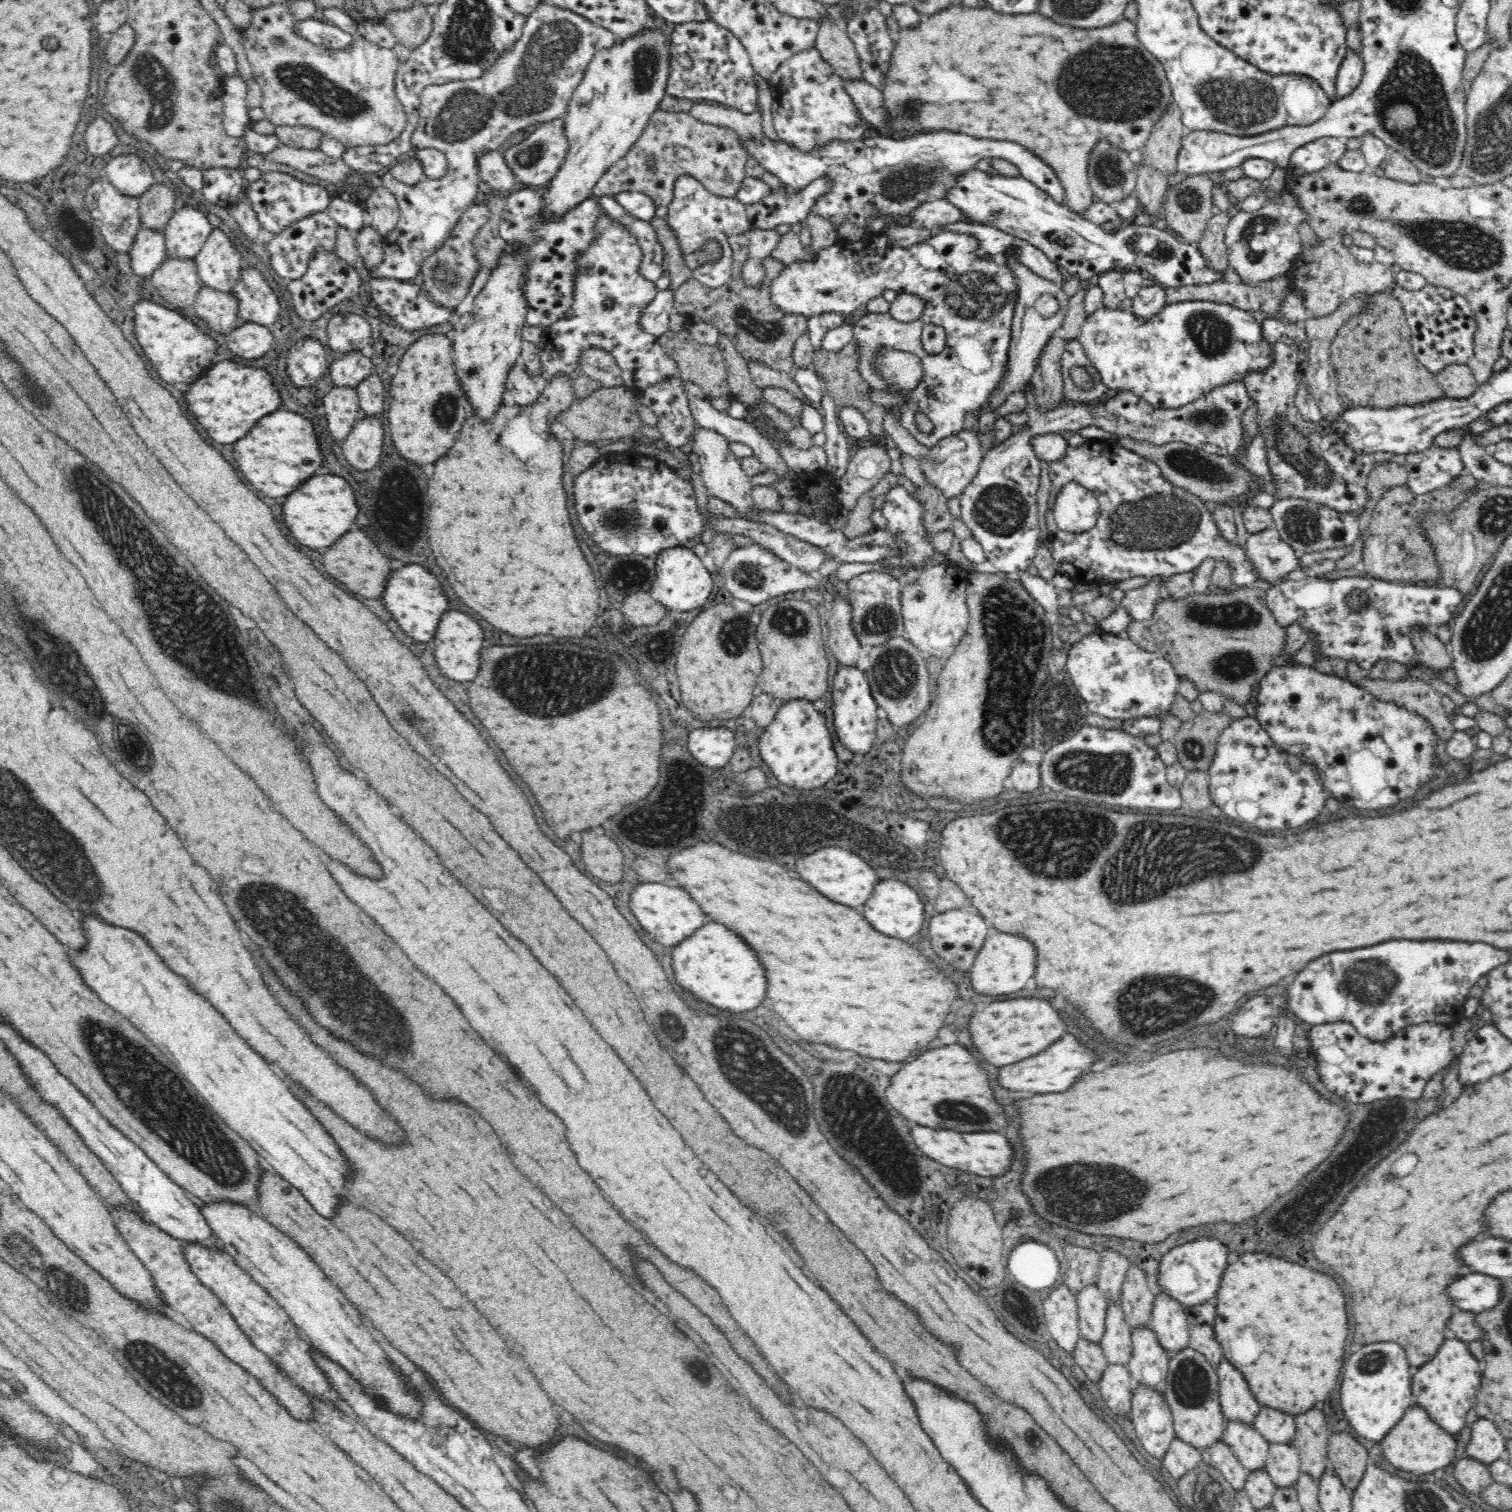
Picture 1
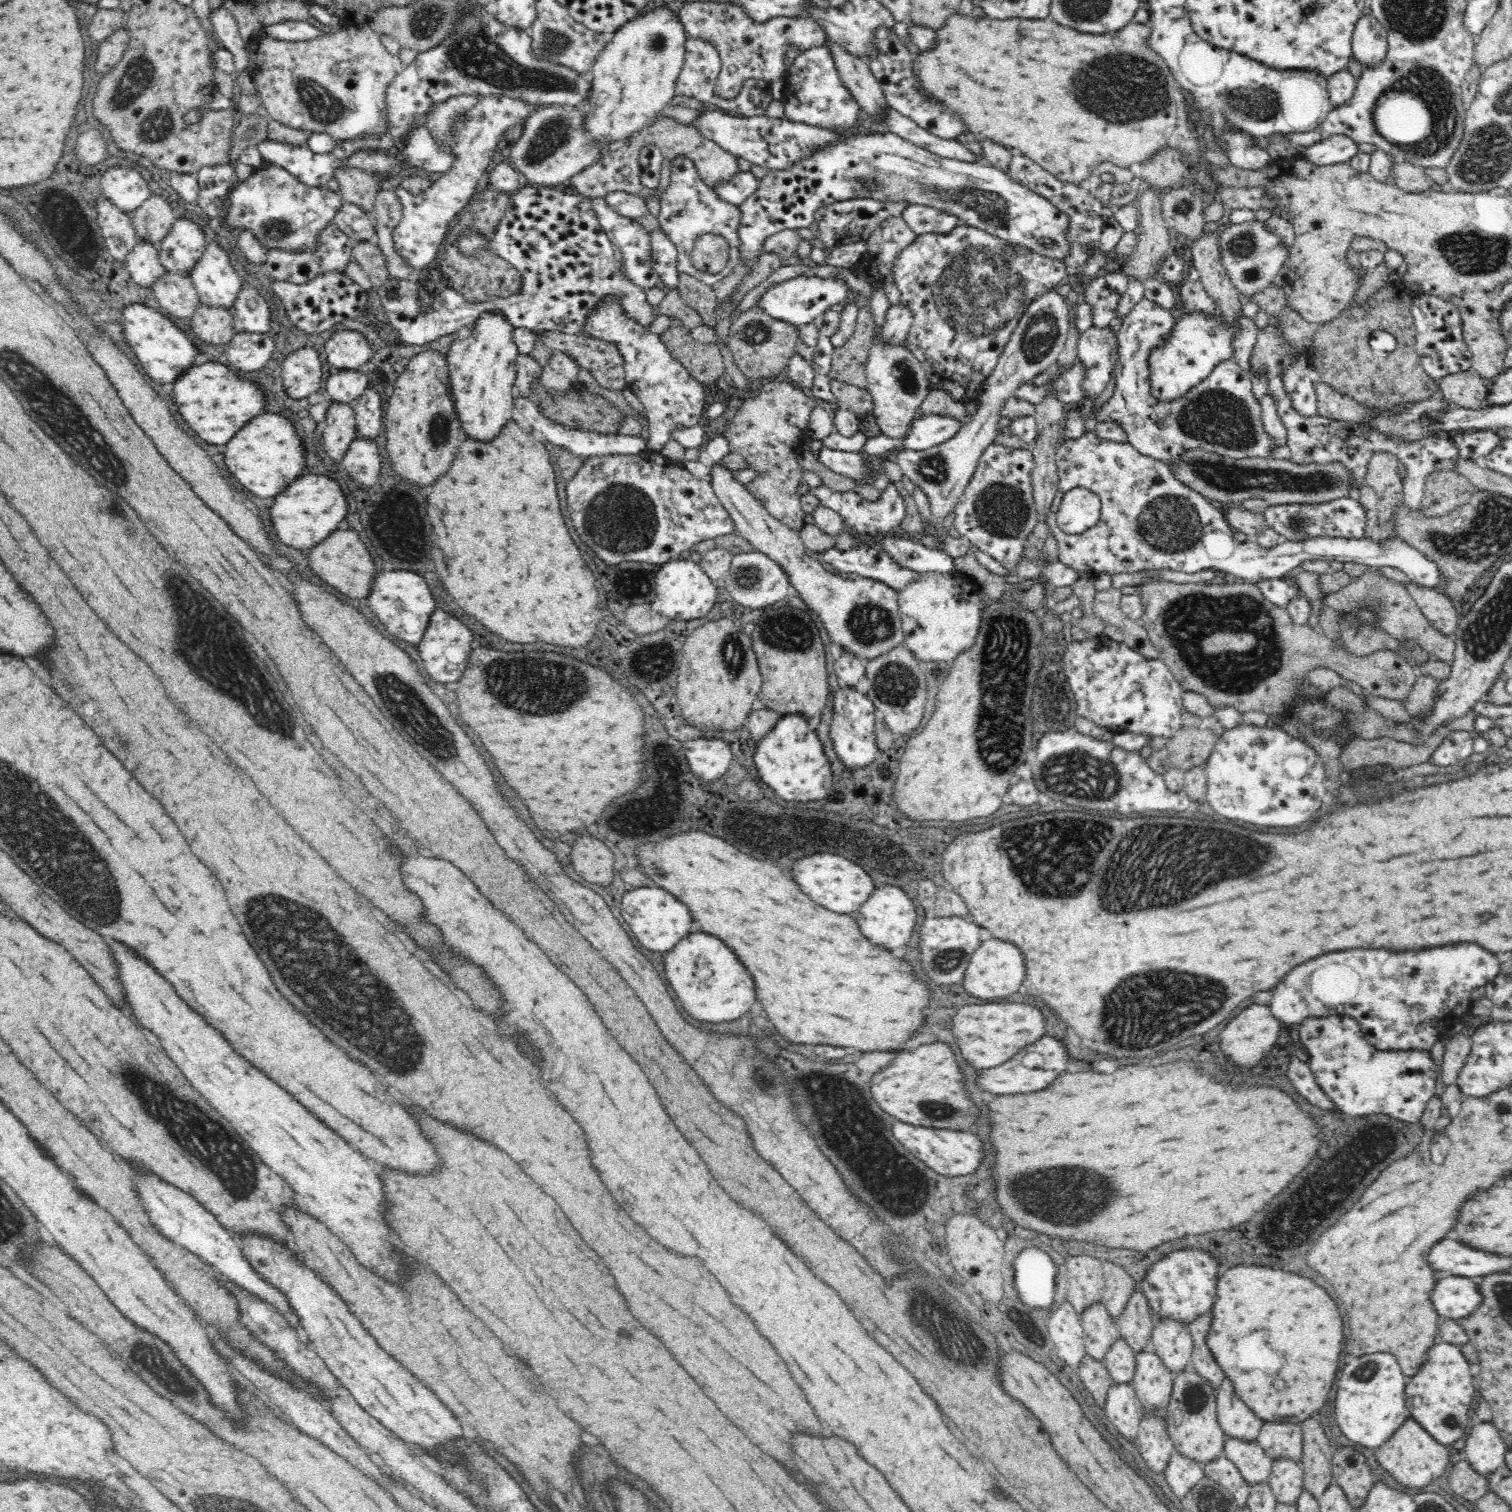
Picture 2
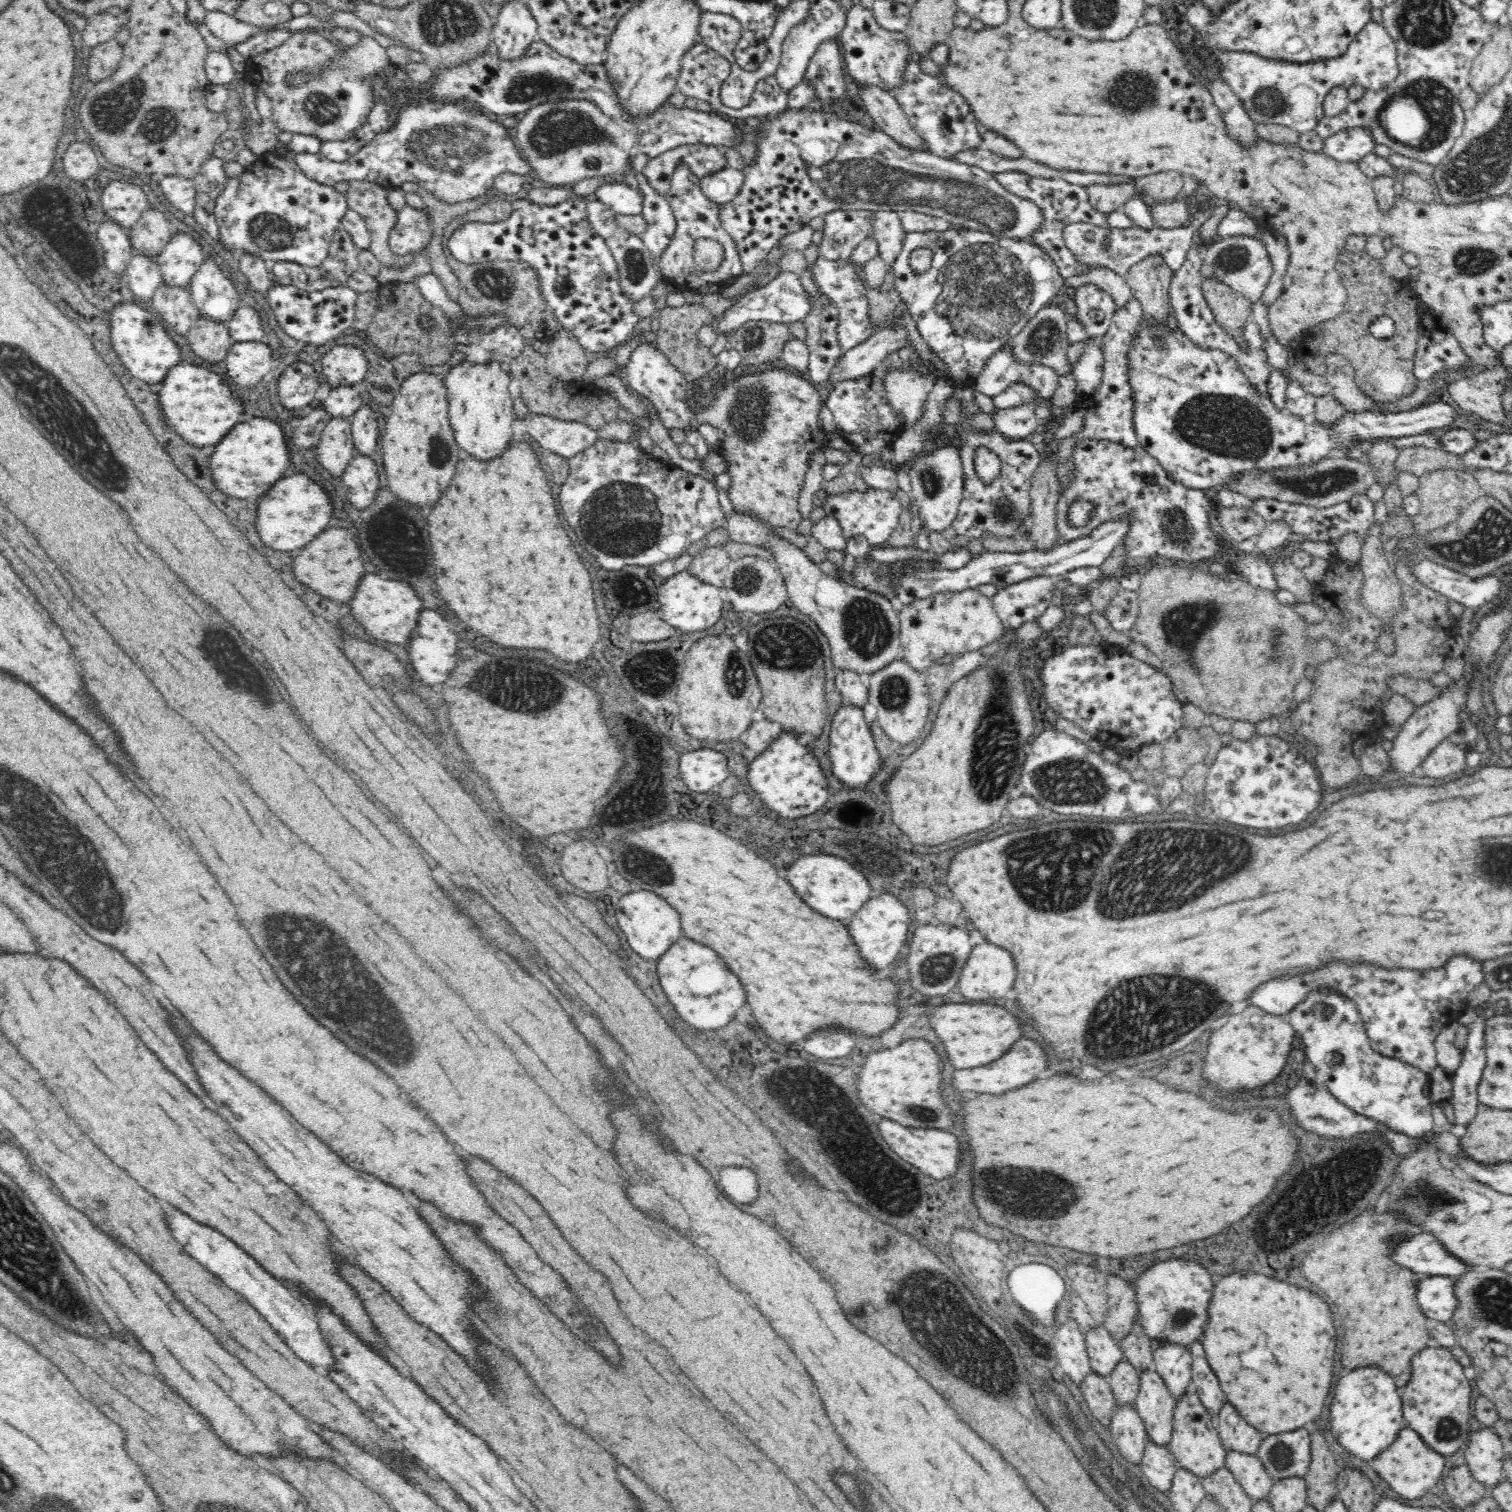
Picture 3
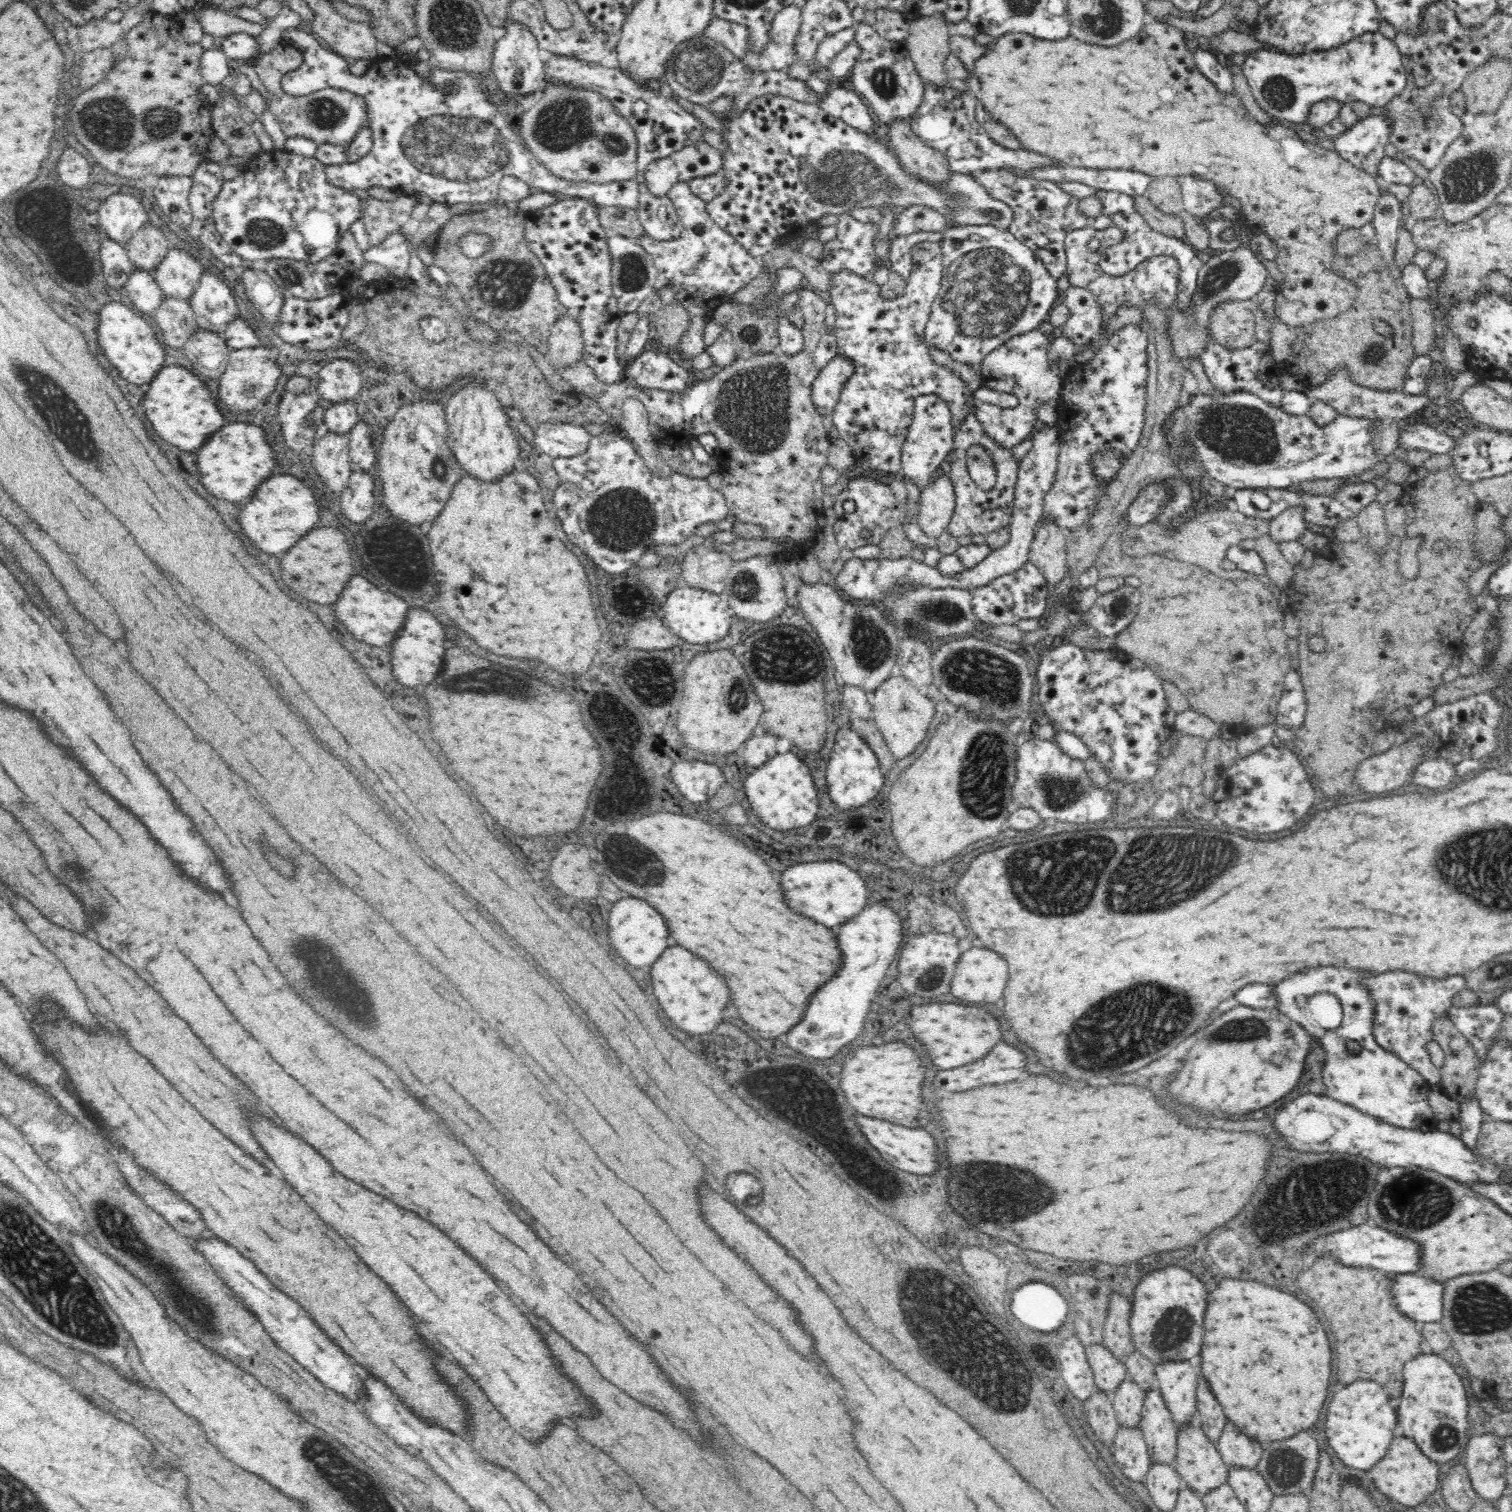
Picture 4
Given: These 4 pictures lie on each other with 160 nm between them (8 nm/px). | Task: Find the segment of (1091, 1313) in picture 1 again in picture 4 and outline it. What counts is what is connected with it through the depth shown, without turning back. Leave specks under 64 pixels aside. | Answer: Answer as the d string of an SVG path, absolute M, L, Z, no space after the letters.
M1103 1344L1090 1345L1085 1353L1097 1390L1112 1397L1119 1384L1128 1379L1125 1363L1118 1361Z

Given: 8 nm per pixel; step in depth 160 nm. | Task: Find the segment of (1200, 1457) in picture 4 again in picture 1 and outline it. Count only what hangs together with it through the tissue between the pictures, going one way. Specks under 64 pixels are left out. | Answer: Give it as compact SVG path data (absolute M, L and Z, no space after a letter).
M1187 1347L1172 1355L1168 1365L1164 1397L1173 1416L1175 1437L1186 1442L1190 1447L1204 1450L1223 1440L1227 1421L1220 1409L1218 1388L1217 1369L1196 1349Z

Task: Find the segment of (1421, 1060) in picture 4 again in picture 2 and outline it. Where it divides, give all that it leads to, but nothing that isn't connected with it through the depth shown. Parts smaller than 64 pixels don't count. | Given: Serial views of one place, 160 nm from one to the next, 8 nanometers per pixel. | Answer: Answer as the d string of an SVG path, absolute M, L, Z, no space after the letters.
M1452 944L1452 946L1444 946L1444 948L1430 948L1430 950L1420 950L1420 952L1390 952L1390 950L1344 950L1344 952L1330 952L1330 954L1324 954L1324 956L1318 956L1318 958L1312 958L1296 968L1292 968L1292 972L1288 972L1288 976L1284 976L1284 980L1280 982L1282 988L1275 988L1275 994L1268 1003L1269 1009L1272 1014L1282 1023L1284 1026L1288 1024L1299 1024L1302 1020L1310 1018L1310 1016L1330 1016L1330 1014L1336 1015L1348 1015L1355 1018L1360 1023L1361 1031L1365 1036L1368 1043L1373 1047L1376 1047L1380 1051L1430 1051L1432 1046L1436 1044L1436 1041L1442 1038L1448 1031L1453 1028L1453 1024L1468 1016L1468 1011L1471 1007L1471 994L1474 988L1480 988L1488 984L1496 975L1499 974L1500 960L1490 954L1488 950L1476 946L1476 944Z

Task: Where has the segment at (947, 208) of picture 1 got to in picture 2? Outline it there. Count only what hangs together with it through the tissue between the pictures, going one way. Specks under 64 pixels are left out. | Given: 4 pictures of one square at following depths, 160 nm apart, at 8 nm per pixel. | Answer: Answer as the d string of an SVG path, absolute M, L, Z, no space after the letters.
M908 206L902 210L904 222L917 235L926 233L951 233L953 228L962 224L958 217L930 208L928 206Z

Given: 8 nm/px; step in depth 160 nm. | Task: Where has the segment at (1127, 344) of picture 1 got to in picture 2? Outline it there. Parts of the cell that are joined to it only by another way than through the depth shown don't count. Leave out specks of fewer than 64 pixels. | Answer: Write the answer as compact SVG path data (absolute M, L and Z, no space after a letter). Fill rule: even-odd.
M1178 313L1173 331L1167 341L1151 352L1149 358L1149 382L1151 382L1152 394L1158 400L1174 400L1182 396L1186 390L1190 390L1208 378L1210 370L1222 362L1232 359L1232 338L1234 333L1228 327L1230 319L1221 316L1219 319L1208 319L1200 313ZM1092 325L1078 338L1078 361L1084 367L1084 398L1102 394L1118 360L1117 338L1106 328Z

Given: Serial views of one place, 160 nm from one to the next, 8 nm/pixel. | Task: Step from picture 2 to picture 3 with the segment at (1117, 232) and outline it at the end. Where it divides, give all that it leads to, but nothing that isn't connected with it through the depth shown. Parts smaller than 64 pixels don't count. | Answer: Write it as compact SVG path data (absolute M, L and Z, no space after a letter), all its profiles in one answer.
M1004 172L1004 174L994 174L994 179L1005 189L1007 192L1030 200L1044 215L1044 222L1038 230L1034 230L1032 234L1028 234L1030 243L1040 247L1044 253L1050 255L1051 260L1056 264L1059 269L1059 274L1064 280L1077 276L1084 275L1087 272L1085 266L1081 266L1077 260L1072 256L1070 249L1066 247L1063 241L1063 230L1065 226L1072 223L1088 223L1095 224L1100 227L1110 227L1106 224L1106 214L1097 212L1089 204L1089 197L1087 196L1087 189L1070 184L1064 180L1043 180L1042 178L1033 178L1024 173Z

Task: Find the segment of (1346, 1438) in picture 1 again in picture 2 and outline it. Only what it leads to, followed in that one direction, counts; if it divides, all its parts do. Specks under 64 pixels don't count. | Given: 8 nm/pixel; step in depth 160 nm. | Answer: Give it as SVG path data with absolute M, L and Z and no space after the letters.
M1339 1448L1332 1459L1333 1480L1342 1488L1354 1510L1364 1506L1368 1493L1377 1480L1372 1480L1372 1472L1366 1458L1354 1448Z

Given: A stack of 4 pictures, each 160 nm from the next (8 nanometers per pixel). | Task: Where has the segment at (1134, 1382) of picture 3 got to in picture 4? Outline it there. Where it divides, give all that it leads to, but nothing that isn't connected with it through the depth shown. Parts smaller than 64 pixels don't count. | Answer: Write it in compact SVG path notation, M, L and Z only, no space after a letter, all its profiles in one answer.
M1130 1379L1119 1384L1111 1400L1120 1426L1139 1428L1145 1393Z

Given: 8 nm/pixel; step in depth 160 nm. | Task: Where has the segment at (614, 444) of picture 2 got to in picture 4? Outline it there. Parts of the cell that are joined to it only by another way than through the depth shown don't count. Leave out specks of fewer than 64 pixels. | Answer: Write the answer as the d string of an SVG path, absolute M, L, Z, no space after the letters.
M540 423L534 442L538 449L553 458L585 457L592 437L583 426L570 423Z

